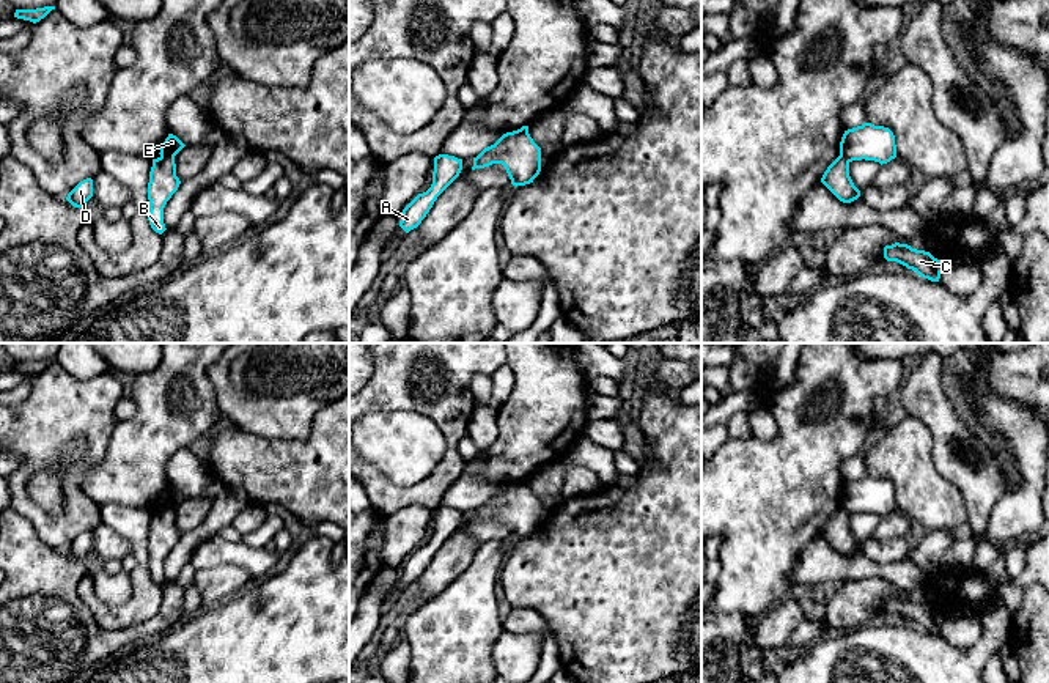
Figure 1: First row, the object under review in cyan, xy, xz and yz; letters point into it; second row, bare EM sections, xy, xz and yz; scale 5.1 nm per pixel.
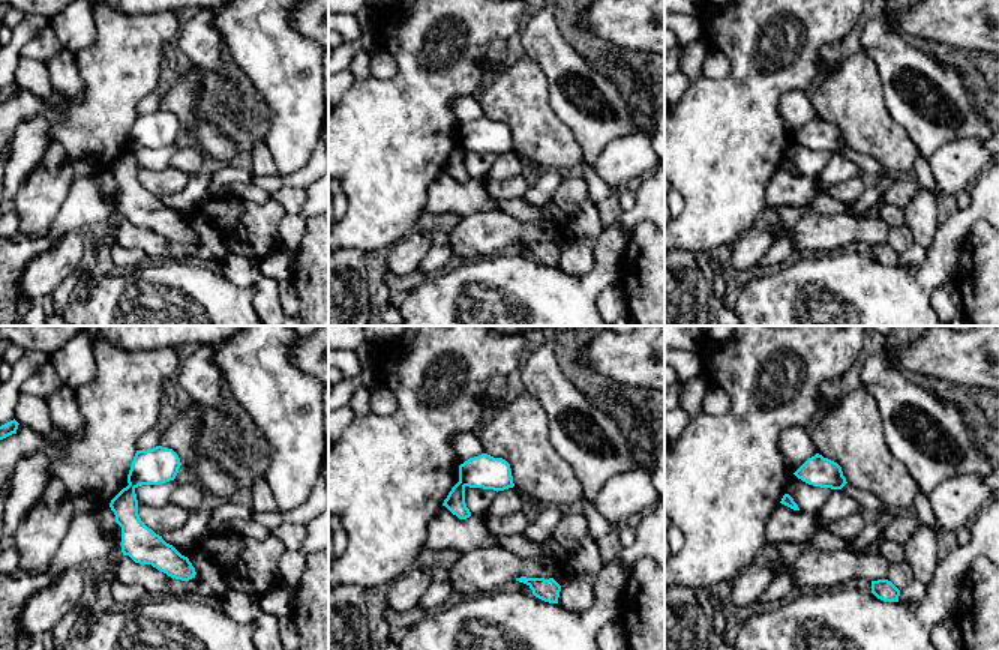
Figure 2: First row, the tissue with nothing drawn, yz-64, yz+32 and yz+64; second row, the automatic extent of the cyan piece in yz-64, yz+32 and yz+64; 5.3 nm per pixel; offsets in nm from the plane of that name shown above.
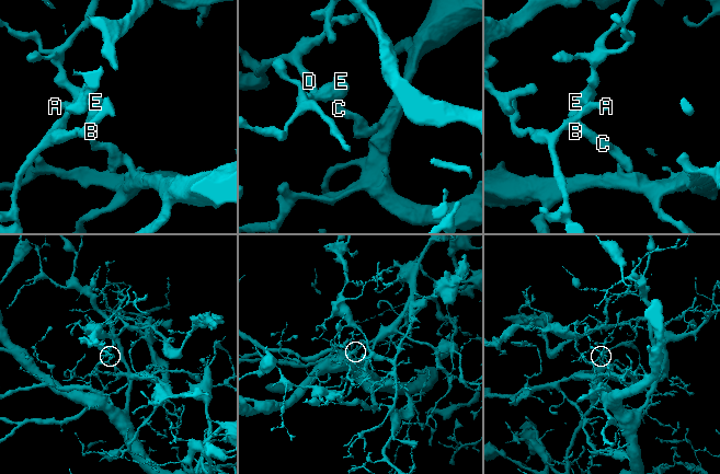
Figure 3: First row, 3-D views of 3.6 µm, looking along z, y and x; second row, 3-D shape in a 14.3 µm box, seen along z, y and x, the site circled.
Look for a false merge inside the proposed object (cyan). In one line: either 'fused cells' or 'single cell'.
fused cells

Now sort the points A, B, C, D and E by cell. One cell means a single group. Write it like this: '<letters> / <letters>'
A D E / B C

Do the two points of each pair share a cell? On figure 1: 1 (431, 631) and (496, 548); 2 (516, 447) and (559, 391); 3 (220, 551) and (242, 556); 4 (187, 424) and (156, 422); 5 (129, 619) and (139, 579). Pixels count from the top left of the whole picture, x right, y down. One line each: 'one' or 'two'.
1: one
2: one
3: one
4: one
5: one

